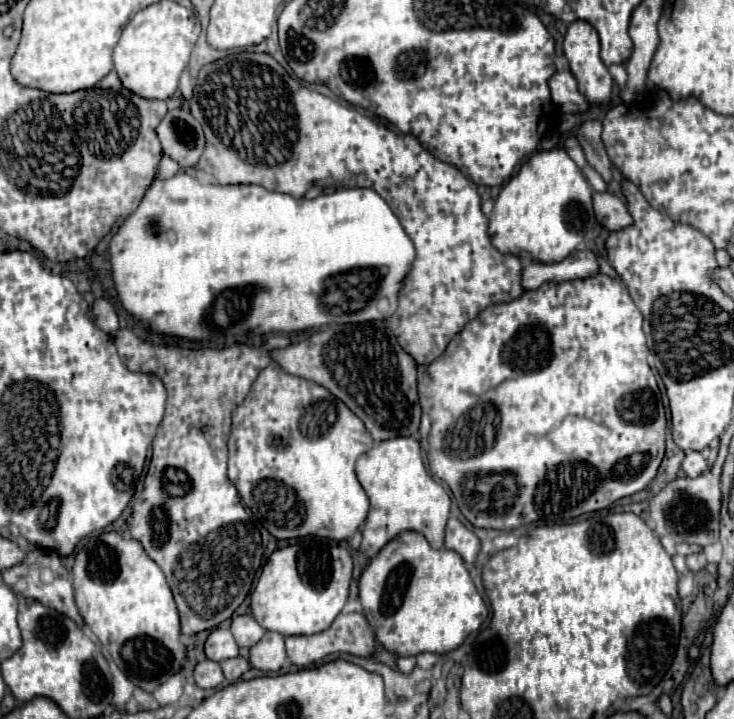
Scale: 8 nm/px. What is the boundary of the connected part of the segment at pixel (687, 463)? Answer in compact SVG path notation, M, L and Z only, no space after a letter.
M686 452L686 458L682 462L682 470L690 476L690 478L696 478L700 476L704 470L708 468L704 456L700 452Z

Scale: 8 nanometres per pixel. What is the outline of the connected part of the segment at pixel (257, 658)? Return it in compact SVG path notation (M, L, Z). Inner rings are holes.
M266 632L258 644L250 648L250 666L264 672L278 672L286 662L284 636L278 632Z

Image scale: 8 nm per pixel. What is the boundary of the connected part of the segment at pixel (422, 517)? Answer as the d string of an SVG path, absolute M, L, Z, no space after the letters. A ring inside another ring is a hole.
M400 436L380 442L356 460L356 476L370 500L370 510L362 532L364 540L360 546L360 552L366 554L366 558L374 556L382 546L386 546L404 530L420 532L426 536L432 548L442 548L444 528L450 512L450 496L426 472L420 444L414 438Z

